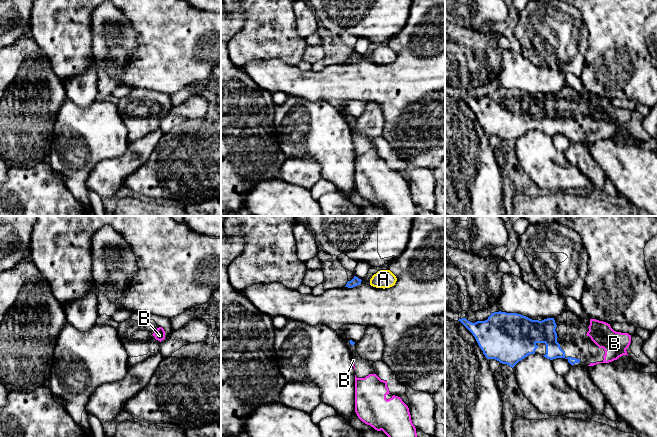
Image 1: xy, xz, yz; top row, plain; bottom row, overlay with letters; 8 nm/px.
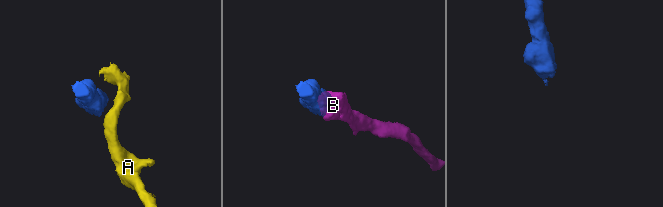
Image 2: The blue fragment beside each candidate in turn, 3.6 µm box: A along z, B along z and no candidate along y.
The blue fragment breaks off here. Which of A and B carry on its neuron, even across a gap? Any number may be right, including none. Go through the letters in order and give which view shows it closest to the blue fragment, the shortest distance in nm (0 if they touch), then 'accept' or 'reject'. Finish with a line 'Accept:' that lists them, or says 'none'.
A: nearest in xz; 70 nm apart; reject
B: nearest in yz; 80 nm apart; accept
Accept: B

